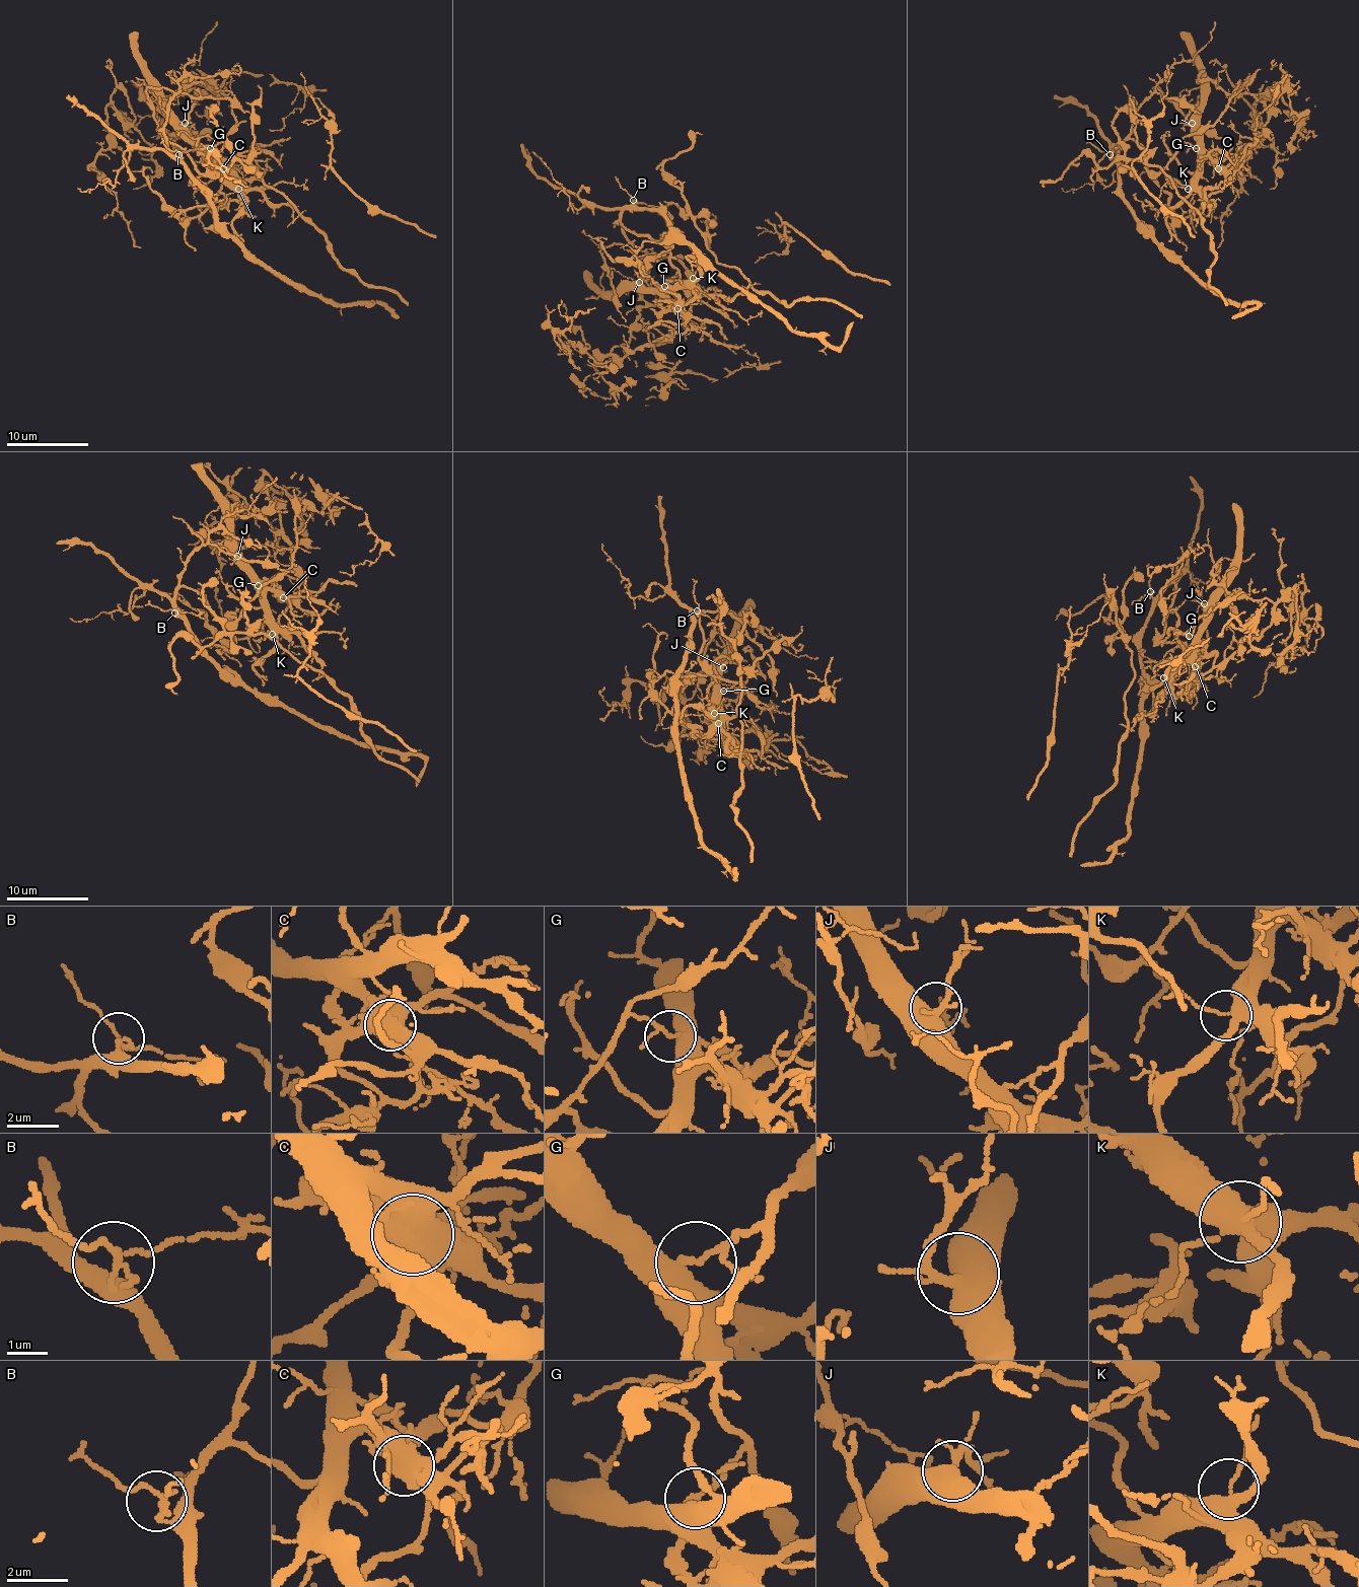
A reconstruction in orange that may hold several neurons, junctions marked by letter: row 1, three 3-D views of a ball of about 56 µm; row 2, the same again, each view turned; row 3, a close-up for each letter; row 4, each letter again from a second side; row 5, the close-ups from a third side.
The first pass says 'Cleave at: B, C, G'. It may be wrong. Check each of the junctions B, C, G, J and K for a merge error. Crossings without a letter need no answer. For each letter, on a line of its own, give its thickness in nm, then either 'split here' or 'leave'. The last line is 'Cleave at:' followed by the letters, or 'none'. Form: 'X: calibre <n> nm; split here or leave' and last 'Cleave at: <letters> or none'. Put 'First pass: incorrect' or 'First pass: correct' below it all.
B: calibre 130 nm; leave
C: calibre 650 nm; split here
G: calibre 150 nm; split here
J: calibre 380 nm; leave
K: calibre 360 nm; leave
Cleave at: C, G
First pass: incorrect

